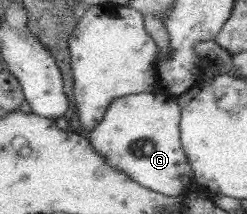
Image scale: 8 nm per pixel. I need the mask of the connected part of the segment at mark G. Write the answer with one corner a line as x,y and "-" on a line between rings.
161,91
120,96
111,101
103,120
100,120
99,125
89,132
89,142
112,167
117,167
141,186
167,196
183,195
190,185
194,184
194,172
180,142
180,112
181,107
177,104
176,99
162,94

